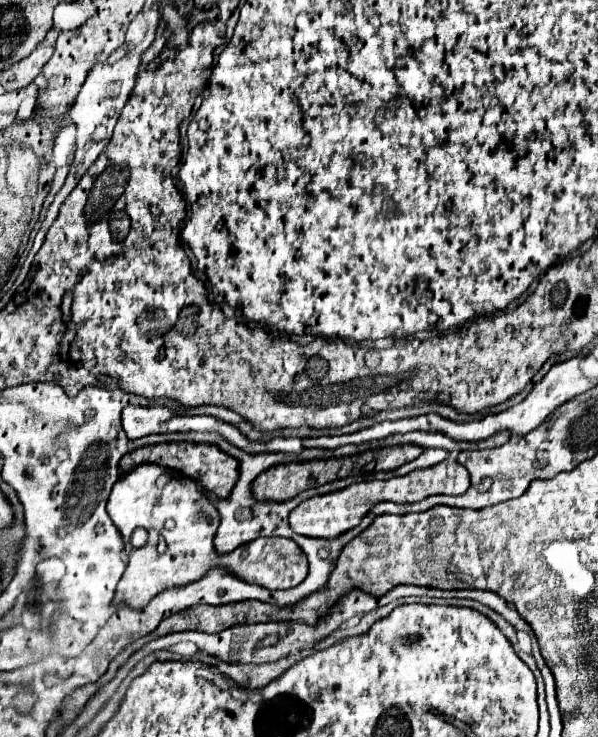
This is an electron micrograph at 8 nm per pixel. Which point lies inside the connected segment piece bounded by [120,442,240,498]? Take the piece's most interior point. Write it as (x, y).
(216, 471)

